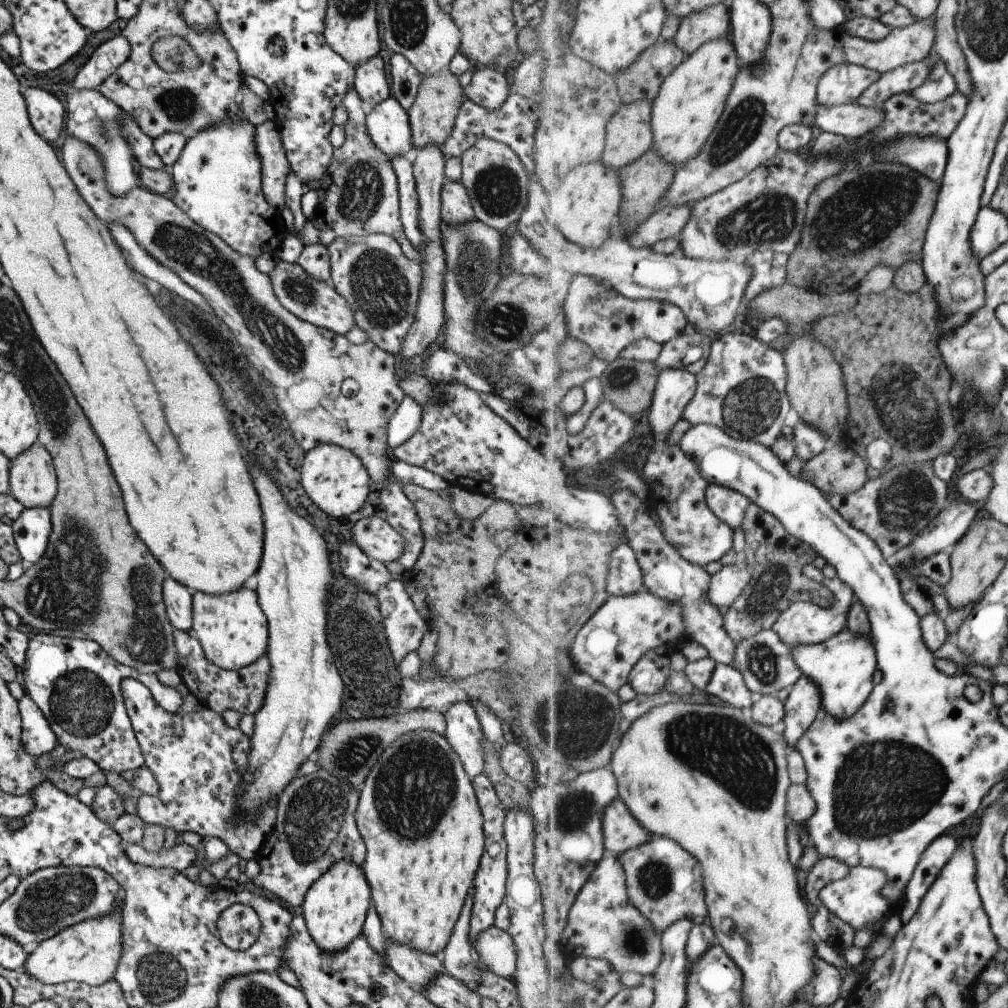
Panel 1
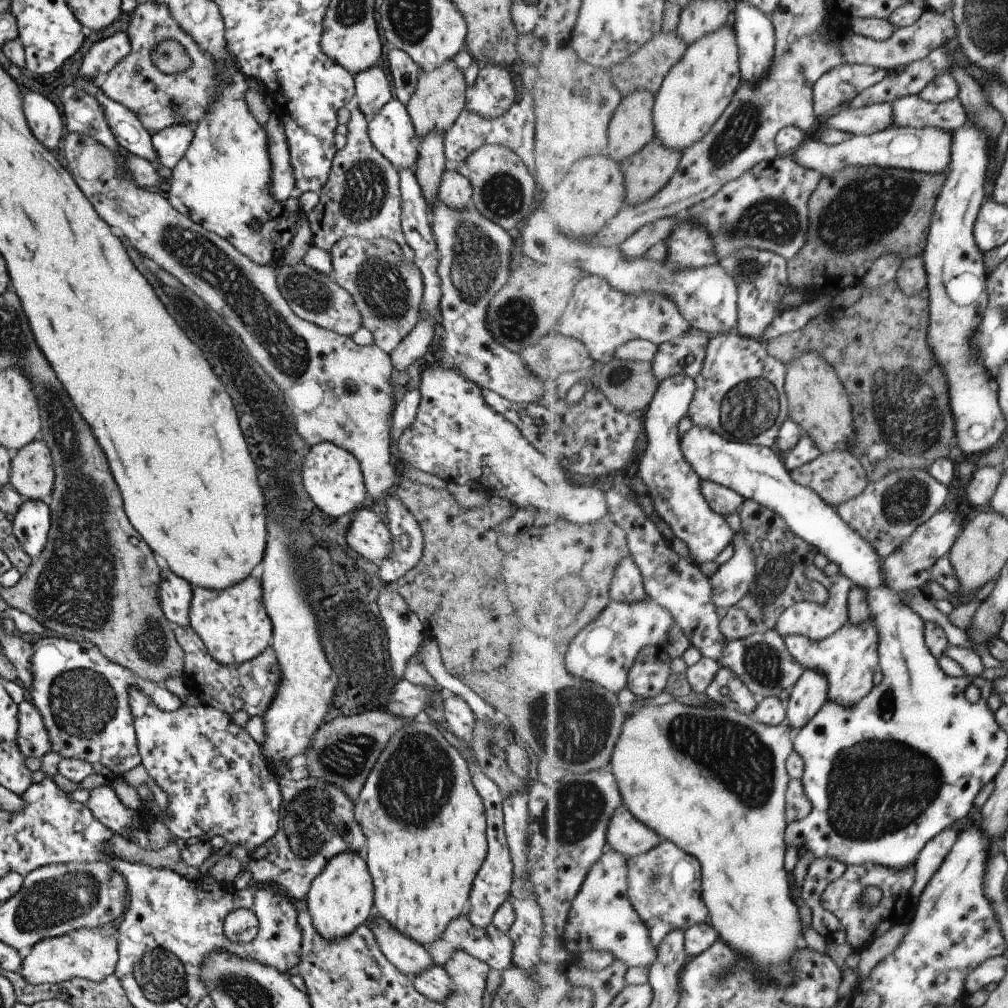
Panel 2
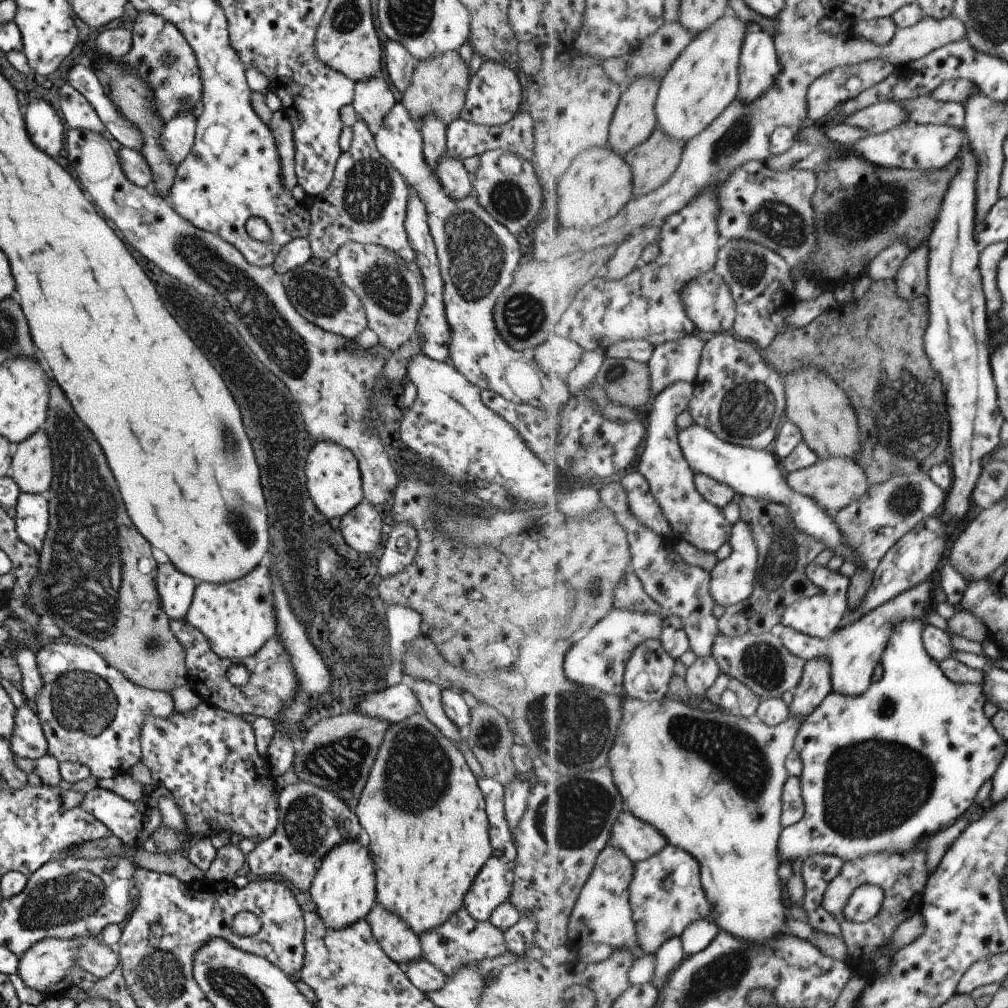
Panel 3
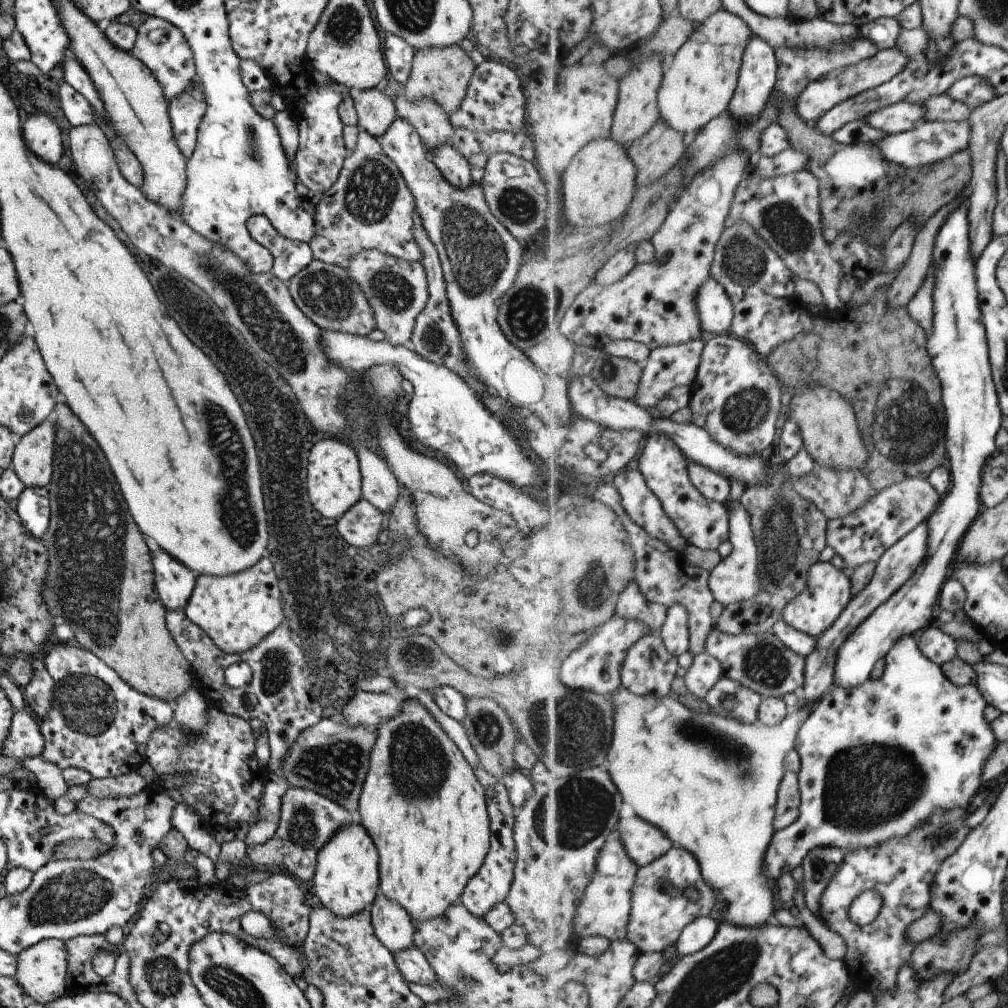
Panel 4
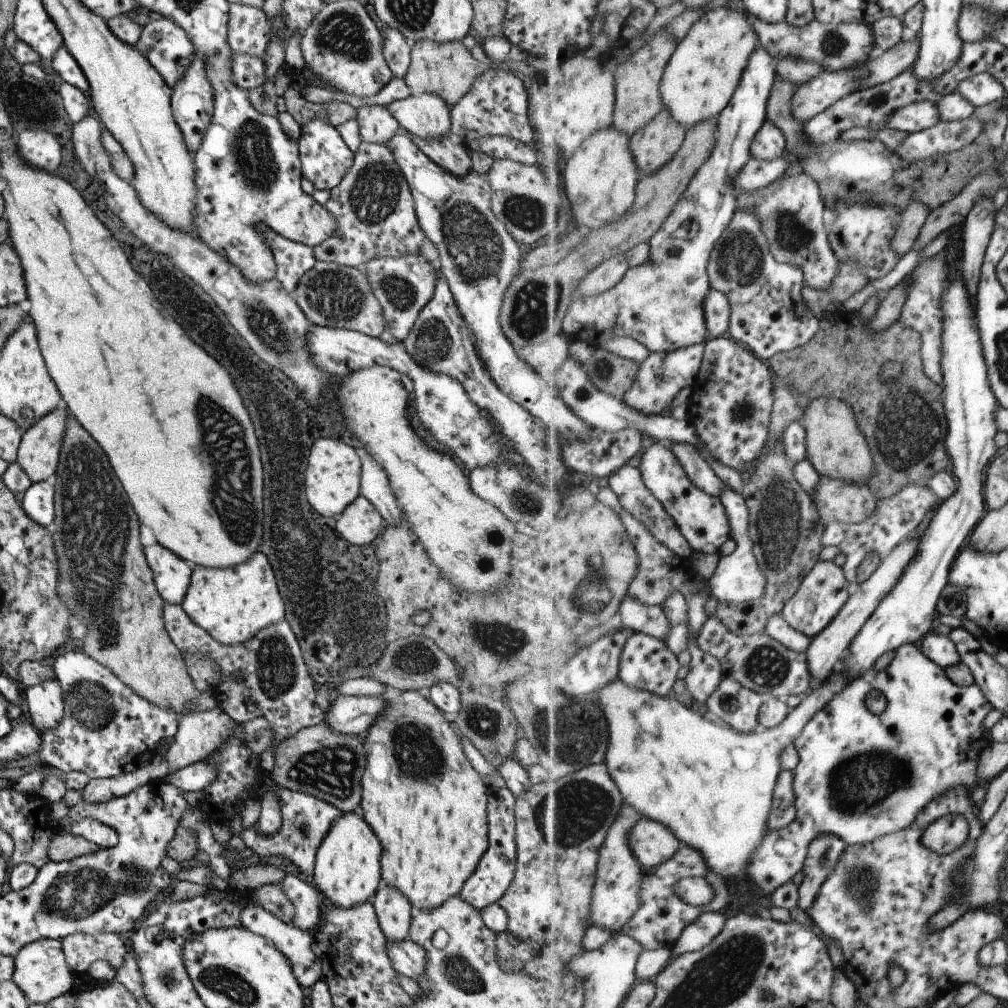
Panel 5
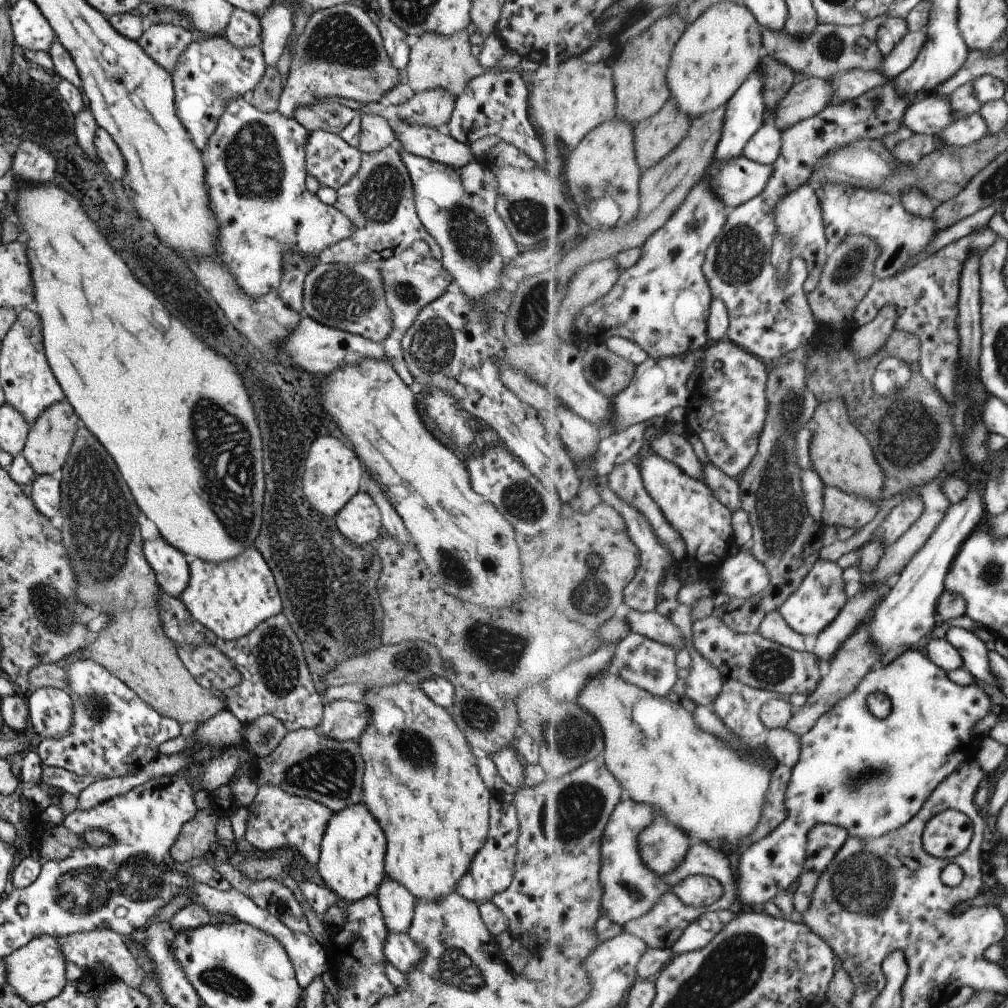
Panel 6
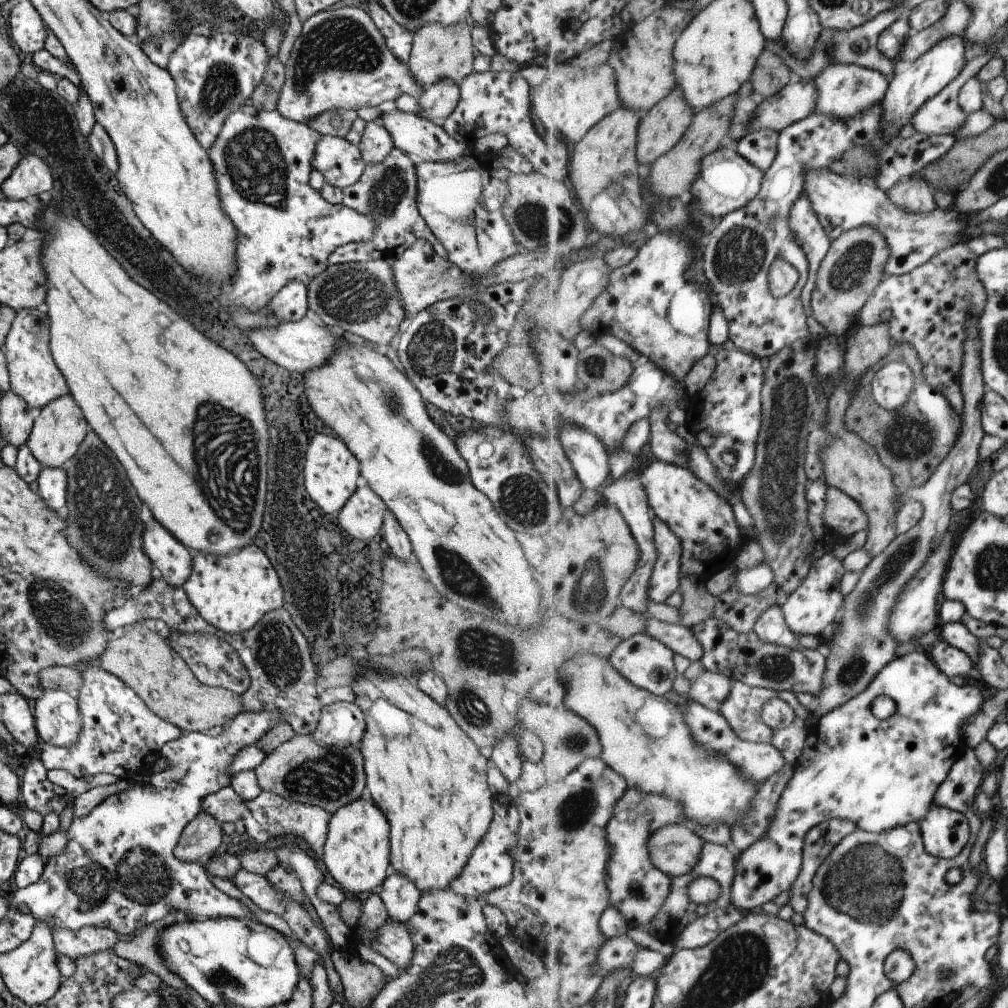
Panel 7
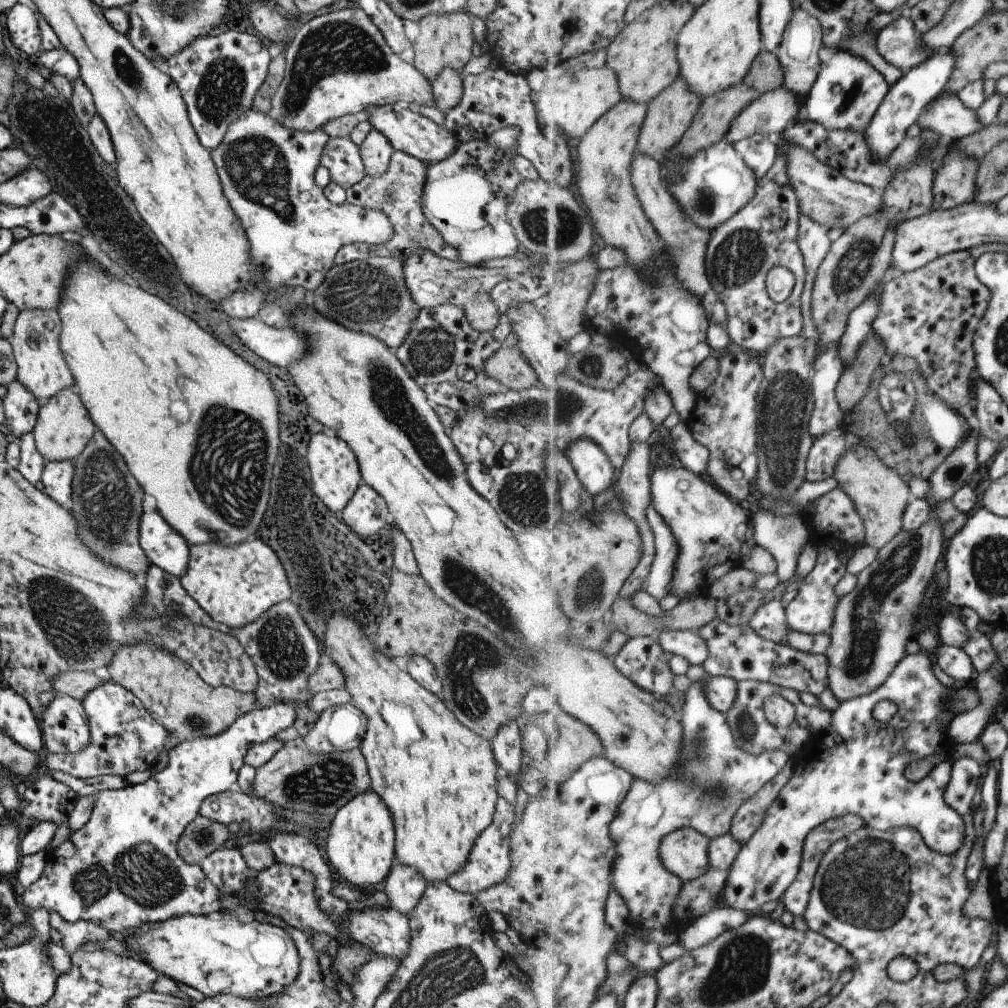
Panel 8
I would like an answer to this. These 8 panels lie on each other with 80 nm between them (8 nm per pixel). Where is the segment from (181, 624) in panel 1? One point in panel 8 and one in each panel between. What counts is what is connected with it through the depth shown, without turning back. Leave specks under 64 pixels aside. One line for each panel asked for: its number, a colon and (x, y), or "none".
2: (175, 594)
3: (174, 590)
4: (173, 583)
5: (171, 576)
6: (170, 566)
7: (171, 561)
8: (163, 547)

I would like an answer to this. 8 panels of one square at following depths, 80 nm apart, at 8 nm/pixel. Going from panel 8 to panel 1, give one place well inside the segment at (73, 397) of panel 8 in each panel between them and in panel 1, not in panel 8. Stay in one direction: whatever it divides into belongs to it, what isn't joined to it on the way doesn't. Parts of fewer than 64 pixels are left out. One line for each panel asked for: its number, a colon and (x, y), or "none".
1: (31, 480)
2: (31, 476)
3: (30, 467)
4: (32, 459)
5: (39, 446)
6: (49, 437)
7: (57, 429)

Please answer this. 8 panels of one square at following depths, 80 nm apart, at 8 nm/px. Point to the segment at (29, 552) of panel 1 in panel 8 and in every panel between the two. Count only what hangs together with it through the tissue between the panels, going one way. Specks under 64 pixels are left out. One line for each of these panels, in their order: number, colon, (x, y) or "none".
2: (30, 524)
3: (30, 518)
4: (32, 510)
5: (37, 502)
6: (45, 494)
7: (51, 483)
8: (56, 477)

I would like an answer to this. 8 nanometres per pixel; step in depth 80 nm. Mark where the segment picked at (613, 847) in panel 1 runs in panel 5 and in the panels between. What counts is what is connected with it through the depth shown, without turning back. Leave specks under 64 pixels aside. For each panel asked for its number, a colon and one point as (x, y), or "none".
2: (627, 835)
3: (639, 840)
4: (644, 842)
5: (653, 843)

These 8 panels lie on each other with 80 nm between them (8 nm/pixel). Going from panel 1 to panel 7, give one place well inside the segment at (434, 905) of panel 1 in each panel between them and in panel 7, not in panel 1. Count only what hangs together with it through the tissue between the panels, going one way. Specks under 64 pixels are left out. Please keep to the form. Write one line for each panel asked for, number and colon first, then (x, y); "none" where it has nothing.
2: (424, 824)
3: (426, 821)
4: (425, 811)
5: (427, 805)
6: (420, 781)
7: (428, 778)

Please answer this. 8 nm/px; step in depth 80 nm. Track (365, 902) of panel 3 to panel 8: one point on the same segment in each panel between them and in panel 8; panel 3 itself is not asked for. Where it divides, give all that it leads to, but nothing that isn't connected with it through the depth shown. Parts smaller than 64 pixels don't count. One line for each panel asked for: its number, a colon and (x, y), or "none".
4: (345, 880)
5: (346, 871)
6: (350, 860)
7: (355, 853)
8: (359, 845)

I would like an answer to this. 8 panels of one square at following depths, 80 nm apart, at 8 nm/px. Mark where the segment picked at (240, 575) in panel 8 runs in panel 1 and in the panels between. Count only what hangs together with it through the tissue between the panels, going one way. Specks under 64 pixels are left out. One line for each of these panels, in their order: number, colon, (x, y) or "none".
1: (231, 630)
2: (232, 624)
3: (236, 618)
4: (236, 611)
5: (232, 604)
6: (230, 598)
7: (231, 592)

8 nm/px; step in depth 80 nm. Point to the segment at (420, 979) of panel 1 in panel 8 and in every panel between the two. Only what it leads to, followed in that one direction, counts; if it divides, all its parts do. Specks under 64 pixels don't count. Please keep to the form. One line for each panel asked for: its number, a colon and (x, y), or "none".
2: (410, 959)
3: (399, 944)
4: (392, 927)
5: (392, 911)
6: (396, 903)
7: (398, 894)
8: (403, 887)

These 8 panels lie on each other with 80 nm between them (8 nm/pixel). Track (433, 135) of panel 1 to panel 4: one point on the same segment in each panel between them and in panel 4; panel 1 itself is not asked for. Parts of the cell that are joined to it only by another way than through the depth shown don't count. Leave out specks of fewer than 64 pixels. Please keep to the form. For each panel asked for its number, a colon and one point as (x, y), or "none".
2: (439, 96)
3: (438, 86)
4: (441, 74)

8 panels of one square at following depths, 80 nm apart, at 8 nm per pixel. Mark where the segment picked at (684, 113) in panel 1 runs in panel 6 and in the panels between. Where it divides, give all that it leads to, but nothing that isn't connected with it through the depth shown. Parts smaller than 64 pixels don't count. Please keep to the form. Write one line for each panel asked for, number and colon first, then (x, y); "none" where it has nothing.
2: (694, 96)
3: (705, 80)
4: (699, 83)
5: (706, 70)
6: (718, 52)

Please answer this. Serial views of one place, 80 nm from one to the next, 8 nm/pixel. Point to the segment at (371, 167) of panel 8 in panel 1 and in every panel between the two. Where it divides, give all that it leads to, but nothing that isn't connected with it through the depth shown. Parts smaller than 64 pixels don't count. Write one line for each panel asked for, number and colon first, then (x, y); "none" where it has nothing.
1: (369, 80)
2: (371, 90)
3: (372, 99)
4: (374, 110)
5: (375, 125)
6: (375, 134)
7: (375, 142)

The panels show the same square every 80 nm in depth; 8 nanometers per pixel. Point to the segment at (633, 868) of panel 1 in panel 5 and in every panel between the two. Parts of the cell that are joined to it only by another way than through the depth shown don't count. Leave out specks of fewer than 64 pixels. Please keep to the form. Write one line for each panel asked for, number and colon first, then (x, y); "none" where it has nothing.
2: (666, 884)
3: (667, 895)
4: (661, 911)
5: (662, 917)

